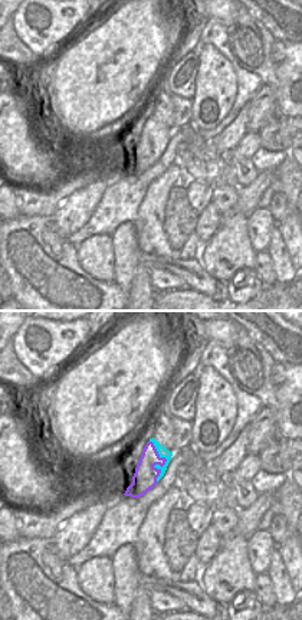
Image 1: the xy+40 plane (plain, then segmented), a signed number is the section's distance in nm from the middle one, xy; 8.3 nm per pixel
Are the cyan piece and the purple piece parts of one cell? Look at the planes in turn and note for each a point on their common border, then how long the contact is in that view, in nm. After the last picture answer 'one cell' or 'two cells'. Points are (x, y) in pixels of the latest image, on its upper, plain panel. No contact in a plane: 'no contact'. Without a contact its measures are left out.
meets cyan at (167, 138); contact 360 nm long

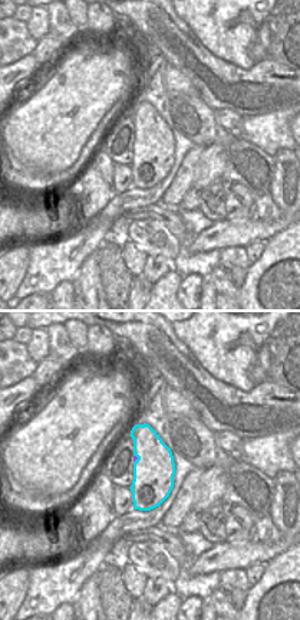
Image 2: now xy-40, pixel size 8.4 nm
meets cyan at (137, 137); contact 70 nm long

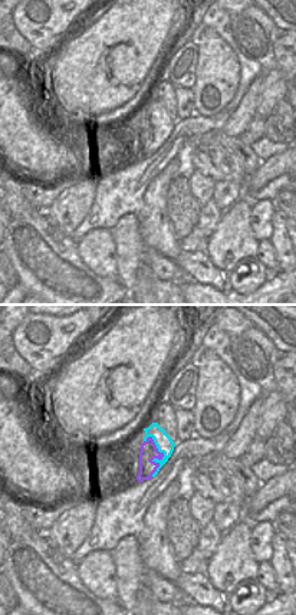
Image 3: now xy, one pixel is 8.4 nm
meets cyan at (164, 134); contact 340 nm long

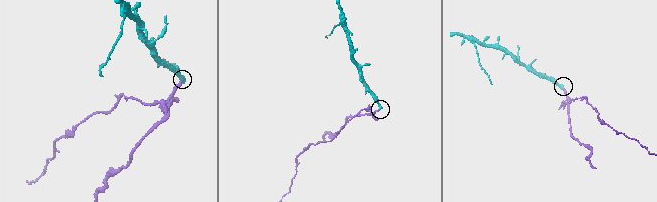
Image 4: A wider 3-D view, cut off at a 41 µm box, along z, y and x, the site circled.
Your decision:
two cells

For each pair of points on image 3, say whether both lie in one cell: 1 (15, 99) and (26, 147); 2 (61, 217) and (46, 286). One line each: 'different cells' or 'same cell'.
1: different cells
2: different cells

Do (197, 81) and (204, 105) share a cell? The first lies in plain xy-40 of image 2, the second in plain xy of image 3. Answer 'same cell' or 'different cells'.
same cell

